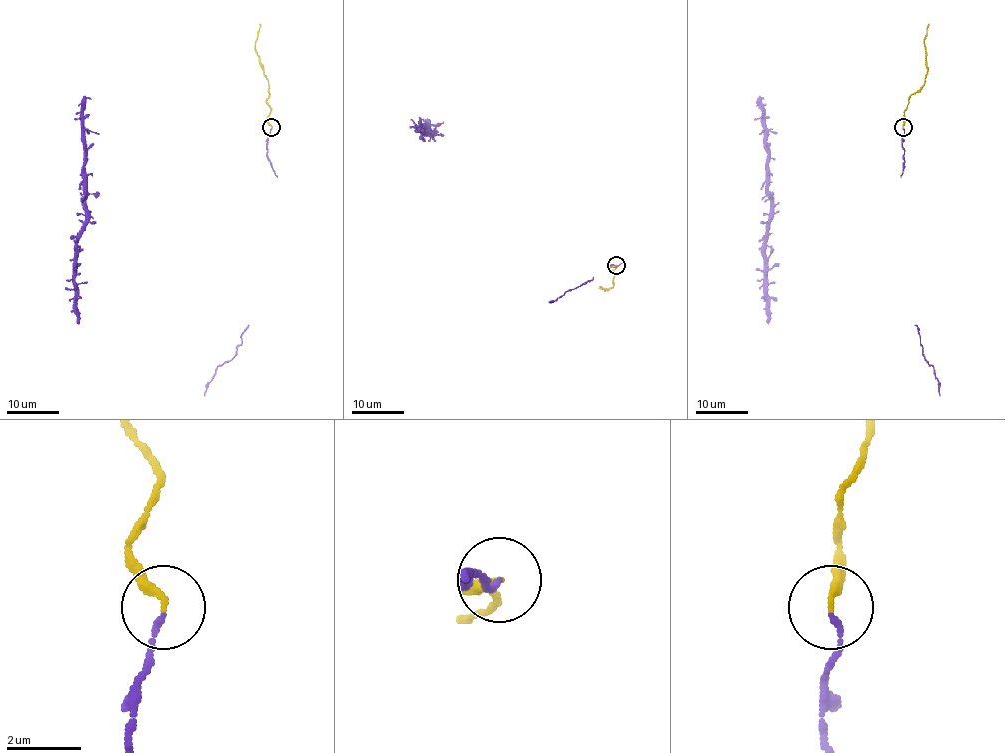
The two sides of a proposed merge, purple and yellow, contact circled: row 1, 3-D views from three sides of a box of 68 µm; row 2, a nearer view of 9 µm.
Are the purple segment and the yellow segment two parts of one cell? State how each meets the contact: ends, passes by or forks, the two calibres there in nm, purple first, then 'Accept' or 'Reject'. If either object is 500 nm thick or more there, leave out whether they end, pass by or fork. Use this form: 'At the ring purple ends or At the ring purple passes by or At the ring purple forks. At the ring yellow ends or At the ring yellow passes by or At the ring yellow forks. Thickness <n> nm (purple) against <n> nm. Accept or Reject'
At the ring purple ends. At the ring yellow ends. Thickness 120 nm (purple) against 240 nm. Accept

